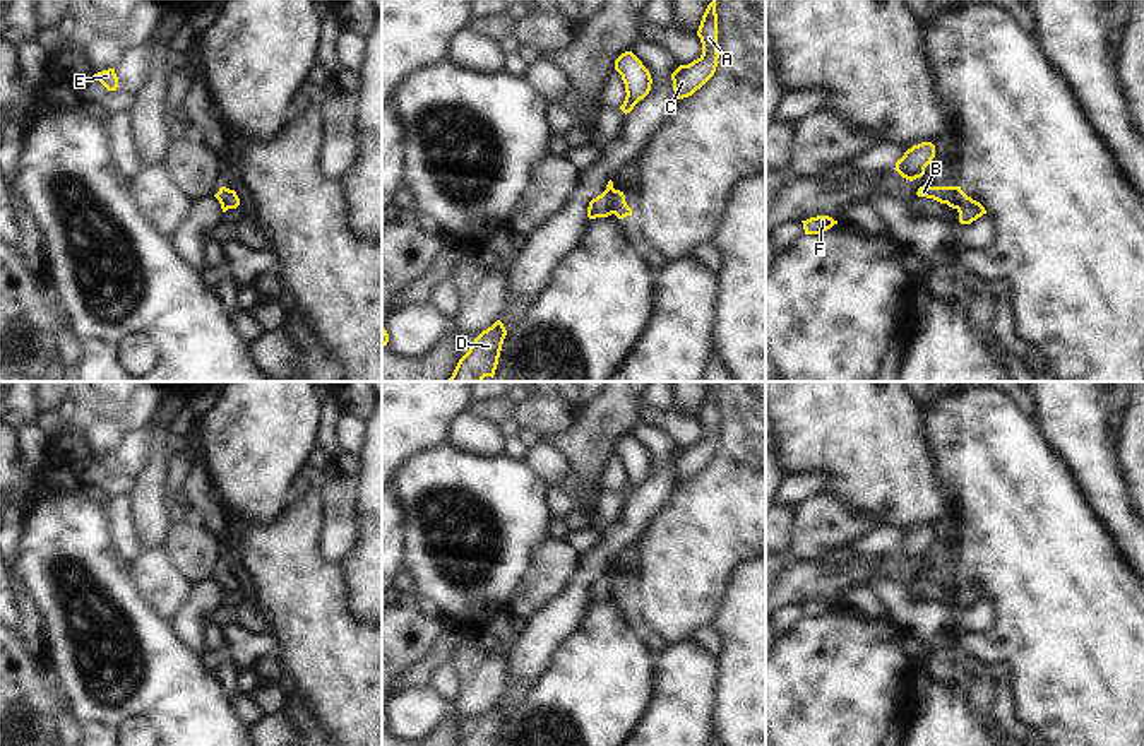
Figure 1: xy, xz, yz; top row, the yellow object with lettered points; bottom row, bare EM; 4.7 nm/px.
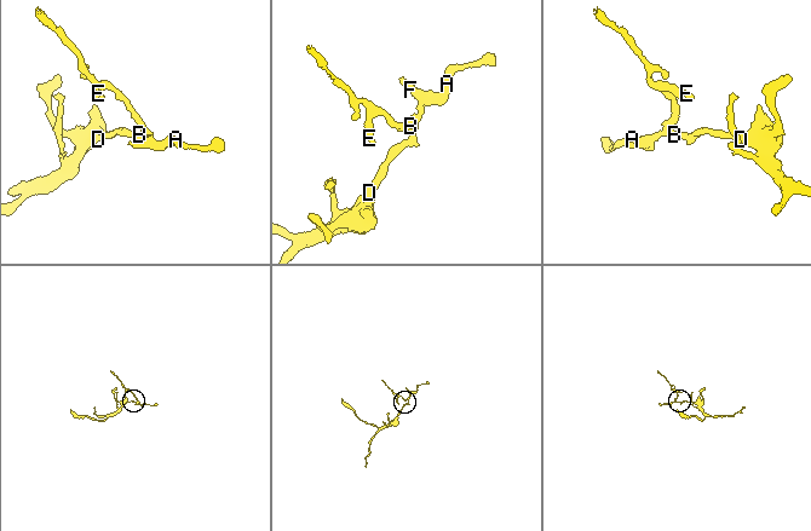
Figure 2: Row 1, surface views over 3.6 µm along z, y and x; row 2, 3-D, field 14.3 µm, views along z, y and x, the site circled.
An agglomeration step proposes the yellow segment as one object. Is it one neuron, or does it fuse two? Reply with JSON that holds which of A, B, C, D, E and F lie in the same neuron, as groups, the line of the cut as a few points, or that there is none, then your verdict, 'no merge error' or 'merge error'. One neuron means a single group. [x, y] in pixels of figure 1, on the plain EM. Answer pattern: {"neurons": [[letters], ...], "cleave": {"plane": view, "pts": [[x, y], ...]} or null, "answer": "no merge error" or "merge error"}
{"neurons": [["A", "B", "C", "E", "F"], ["D"]], "cleave": {"plane": "xz", "pts": [[605, 574], [613, 596]]}, "answer": "merge error"}

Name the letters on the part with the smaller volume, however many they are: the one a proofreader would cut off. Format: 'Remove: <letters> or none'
Remove: A, B, C, E, F

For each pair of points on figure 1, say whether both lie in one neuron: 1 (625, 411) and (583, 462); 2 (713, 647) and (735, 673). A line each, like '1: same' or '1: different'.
1: same
2: different

